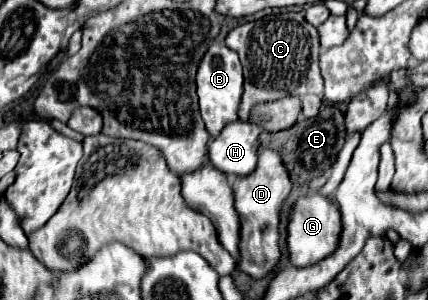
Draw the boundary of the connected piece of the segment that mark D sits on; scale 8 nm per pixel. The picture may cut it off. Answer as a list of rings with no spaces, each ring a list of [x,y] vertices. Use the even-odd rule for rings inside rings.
[[[261,148],[259,150],[259,162],[257,170],[249,176],[239,176],[233,184],[235,194],[235,208],[241,216],[241,260],[239,268],[247,272],[253,278],[267,276],[281,258],[279,248],[279,212],[283,202],[287,200],[291,192],[291,180],[289,174],[275,150]]]

